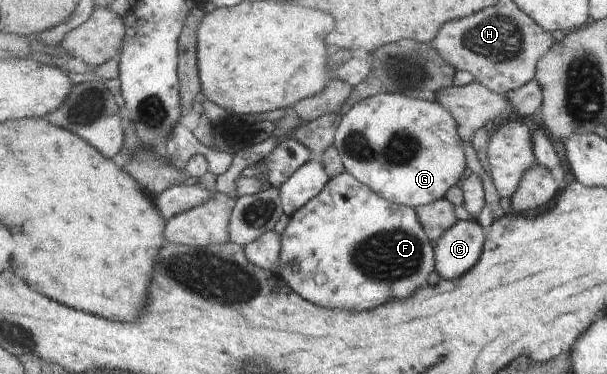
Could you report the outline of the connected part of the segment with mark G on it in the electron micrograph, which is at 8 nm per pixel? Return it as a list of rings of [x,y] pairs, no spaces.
[[[399,91],[370,96],[357,103],[346,115],[335,135],[335,145],[345,169],[356,179],[373,188],[390,203],[417,208],[444,199],[452,187],[462,183],[467,166],[464,140],[457,119],[437,101],[416,99]]]

